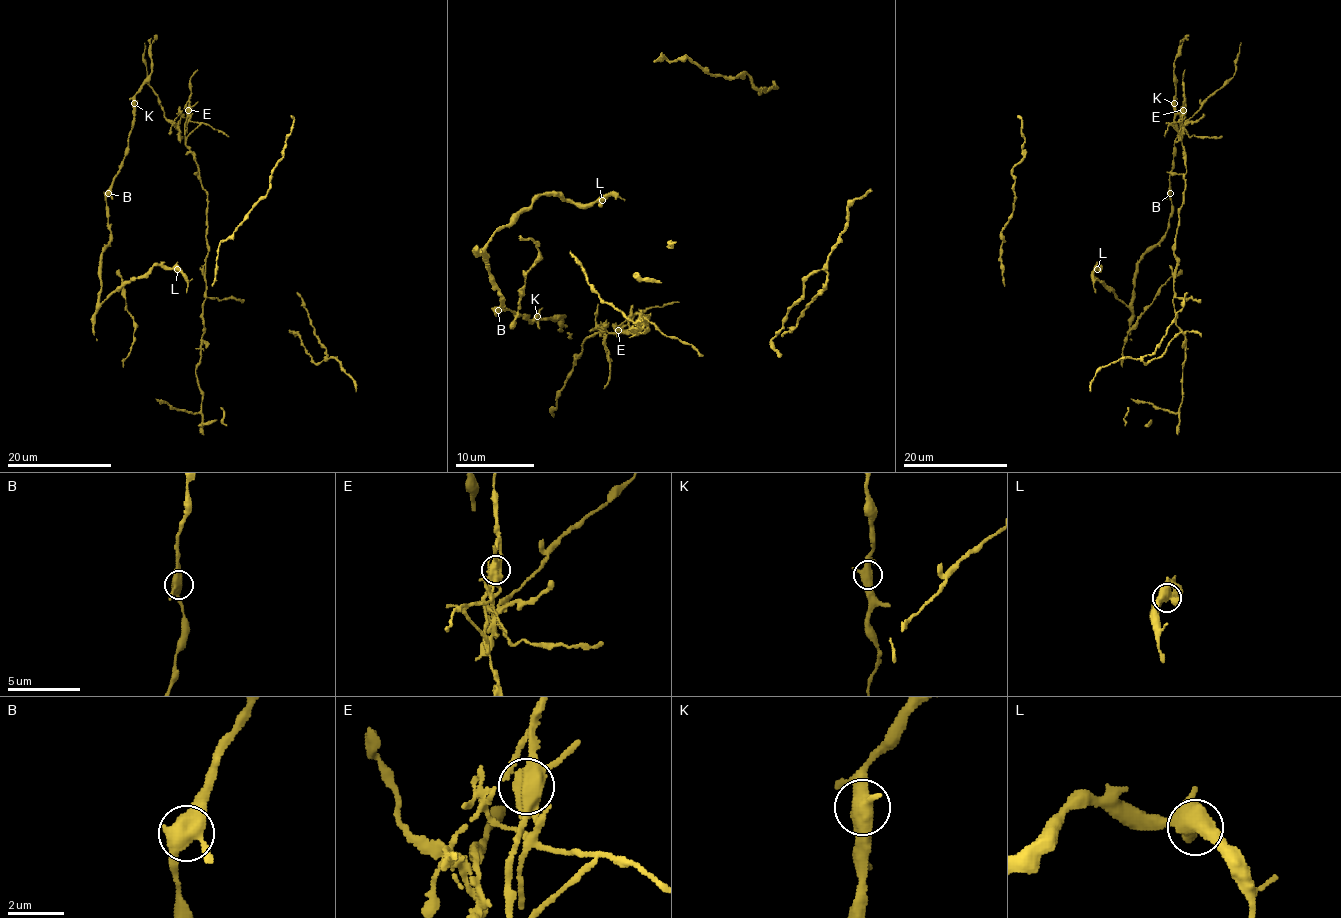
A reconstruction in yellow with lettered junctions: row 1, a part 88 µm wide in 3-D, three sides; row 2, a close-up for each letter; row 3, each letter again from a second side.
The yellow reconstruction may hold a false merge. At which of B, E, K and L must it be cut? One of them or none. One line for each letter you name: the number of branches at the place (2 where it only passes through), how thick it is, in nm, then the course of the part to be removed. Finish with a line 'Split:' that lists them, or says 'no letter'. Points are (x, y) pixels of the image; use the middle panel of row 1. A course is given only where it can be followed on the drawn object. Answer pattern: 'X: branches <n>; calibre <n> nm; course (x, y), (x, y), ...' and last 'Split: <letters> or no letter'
E: branches 4; calibre 500 nm; course (617, 330), (596, 330), (582, 344), (576, 363), (557, 399), (557, 406), (551, 412), (553, 416)
Split: E

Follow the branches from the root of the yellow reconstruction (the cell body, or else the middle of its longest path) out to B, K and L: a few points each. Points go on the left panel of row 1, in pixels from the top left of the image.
B: (129, 141), (123, 164), (108, 193)
K: (129, 141), (134, 103)
L: (129, 141), (123, 164), (106, 197), (110, 242), (101, 255), (98, 305), (155, 265), (177, 269)

